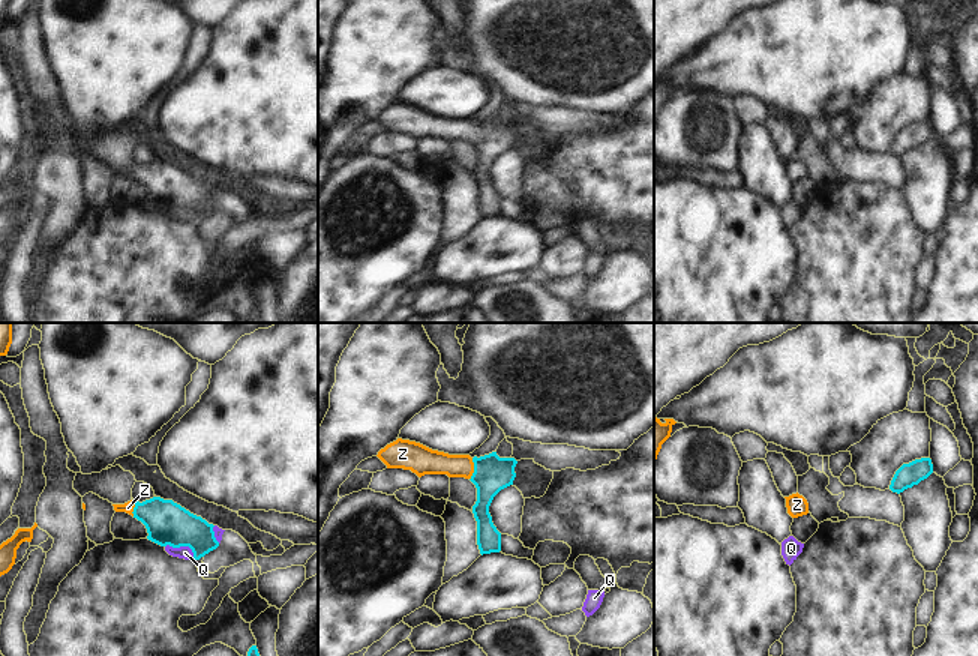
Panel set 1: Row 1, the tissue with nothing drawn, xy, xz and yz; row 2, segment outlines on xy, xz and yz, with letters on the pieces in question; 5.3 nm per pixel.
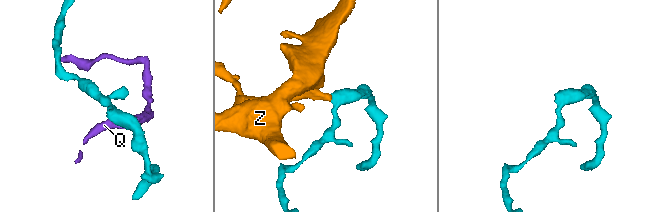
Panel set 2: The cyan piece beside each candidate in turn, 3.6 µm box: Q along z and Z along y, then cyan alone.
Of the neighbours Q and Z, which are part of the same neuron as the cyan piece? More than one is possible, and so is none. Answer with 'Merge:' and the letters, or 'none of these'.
Merge: Z

